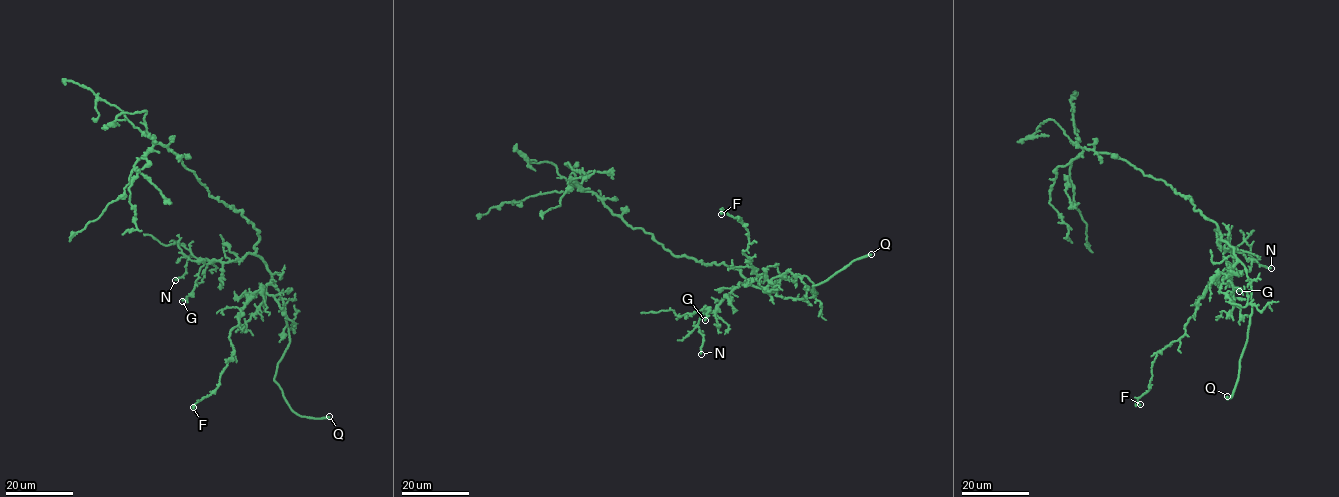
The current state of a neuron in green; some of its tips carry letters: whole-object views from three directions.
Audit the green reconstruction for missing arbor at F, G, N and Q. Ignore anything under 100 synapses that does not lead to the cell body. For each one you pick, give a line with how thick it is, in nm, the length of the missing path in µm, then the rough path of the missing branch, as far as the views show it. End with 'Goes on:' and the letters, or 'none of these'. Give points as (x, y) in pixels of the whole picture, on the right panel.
Q: Thickness 280 nm. Missing length about 20 µm. Course of what is missing: (1227, 396), (1228, 378), (1226, 375), (1224, 378)
Goes on: Q

